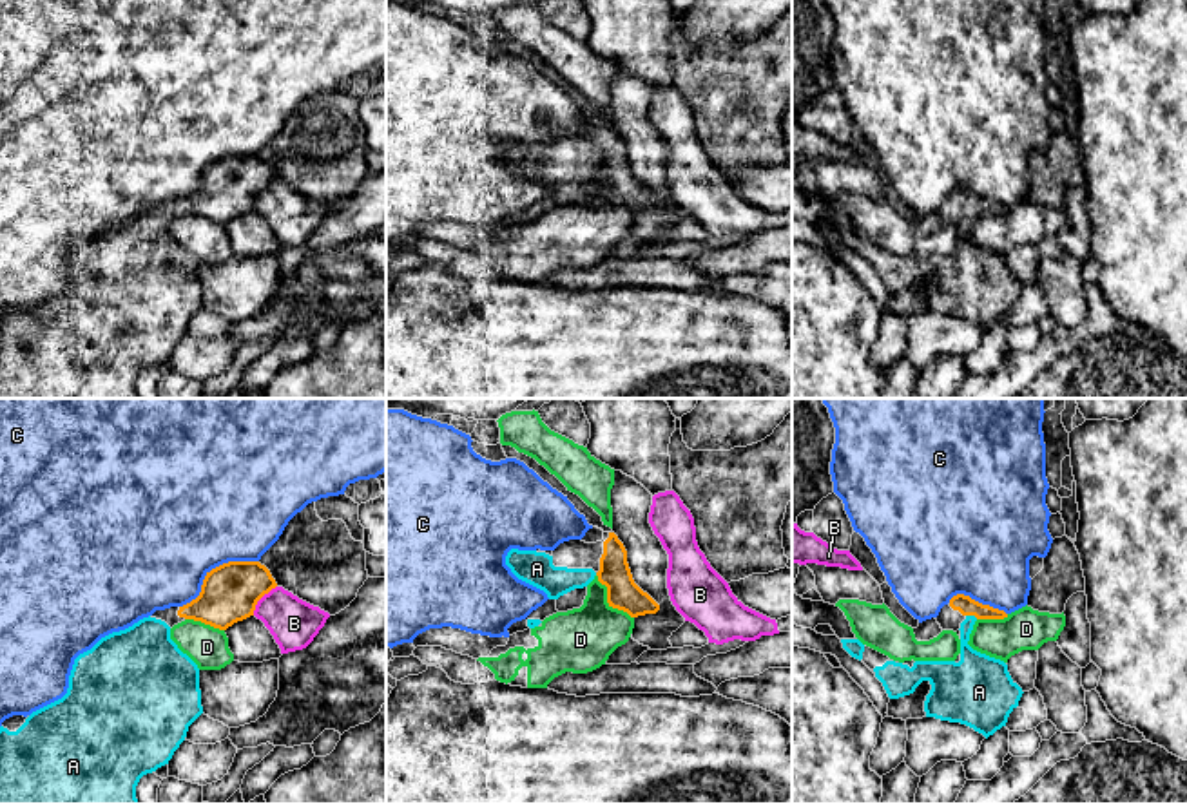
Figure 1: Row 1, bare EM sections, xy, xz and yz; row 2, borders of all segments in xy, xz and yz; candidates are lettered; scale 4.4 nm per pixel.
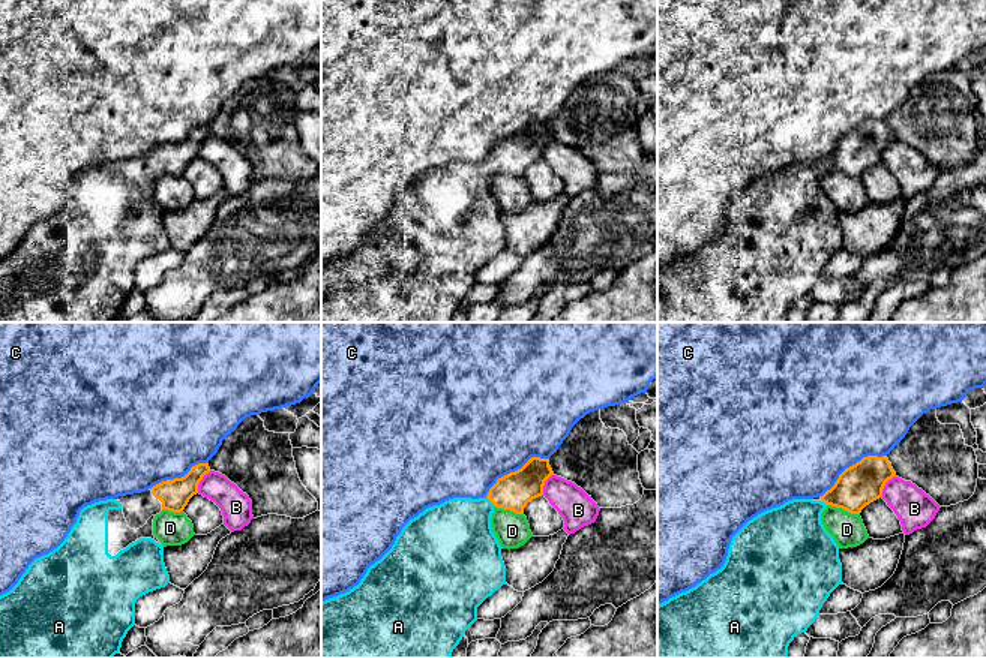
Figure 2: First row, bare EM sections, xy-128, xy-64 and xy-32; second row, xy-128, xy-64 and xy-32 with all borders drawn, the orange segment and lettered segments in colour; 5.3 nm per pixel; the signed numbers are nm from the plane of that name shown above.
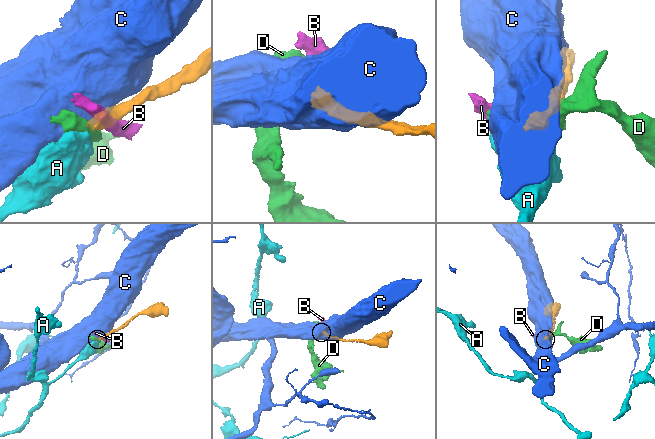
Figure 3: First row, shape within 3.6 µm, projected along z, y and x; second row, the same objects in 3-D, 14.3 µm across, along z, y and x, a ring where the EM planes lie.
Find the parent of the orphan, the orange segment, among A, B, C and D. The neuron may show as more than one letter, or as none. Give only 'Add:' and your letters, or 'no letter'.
Add: A

